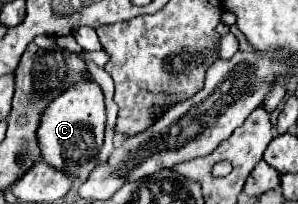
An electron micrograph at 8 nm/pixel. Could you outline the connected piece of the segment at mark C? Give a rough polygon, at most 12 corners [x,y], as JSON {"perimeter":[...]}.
{"perimeter":[[85,79],[39,125],[43,159],[87,179],[99,163],[105,97]]}

